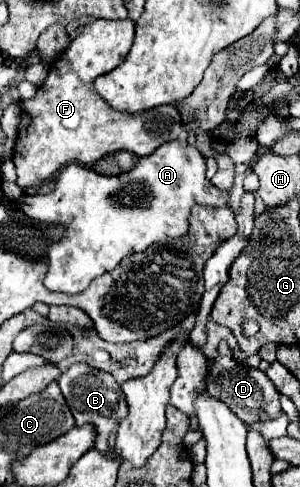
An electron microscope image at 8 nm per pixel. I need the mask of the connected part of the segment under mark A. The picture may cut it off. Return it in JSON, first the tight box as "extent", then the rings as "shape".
{"extent":[20,141,228,293],"shape":[[[168,141],[162,147],[158,147],[152,155],[140,157],[136,167],[120,177],[104,177],[78,163],[64,167],[58,175],[56,189],[52,193],[30,197],[30,201],[24,201],[22,197],[20,201],[20,209],[32,219],[62,223],[66,227],[66,237],[50,247],[48,255],[50,265],[44,277],[44,287],[60,293],[80,293],[90,285],[92,279],[116,269],[116,265],[124,257],[140,253],[142,249],[148,249],[154,243],[176,239],[182,237],[182,233],[188,233],[188,215],[194,205],[204,205],[204,207],[228,205],[228,193],[216,189],[204,177],[204,173],[206,173],[206,161],[200,155],[200,151],[194,145],[180,141]]]}

